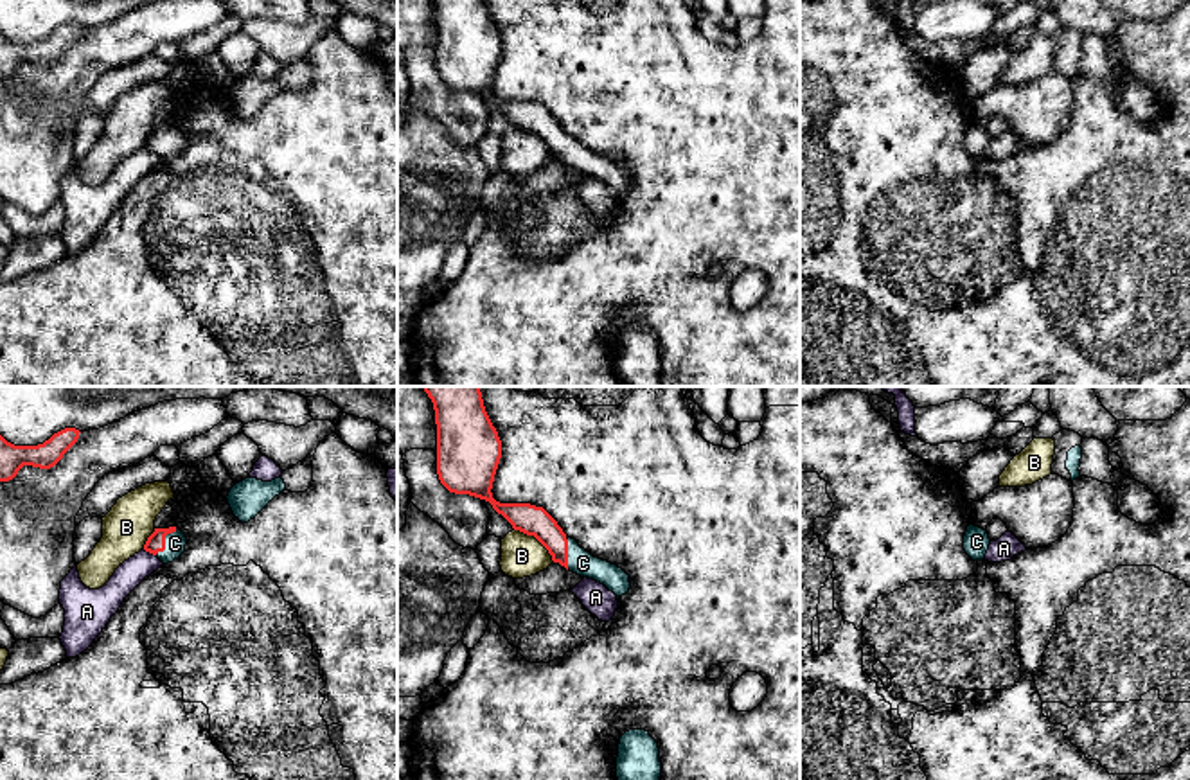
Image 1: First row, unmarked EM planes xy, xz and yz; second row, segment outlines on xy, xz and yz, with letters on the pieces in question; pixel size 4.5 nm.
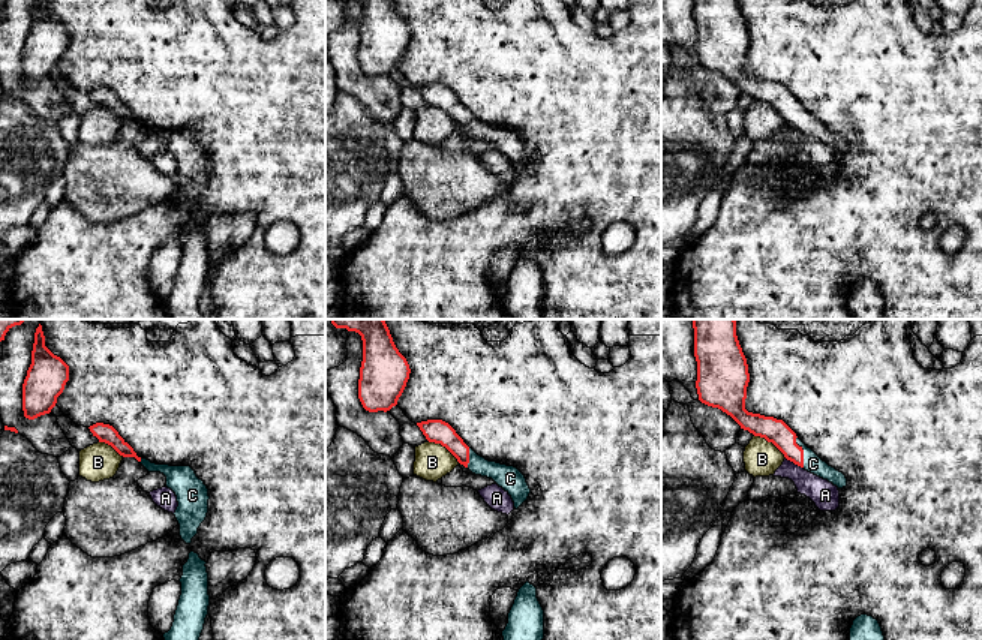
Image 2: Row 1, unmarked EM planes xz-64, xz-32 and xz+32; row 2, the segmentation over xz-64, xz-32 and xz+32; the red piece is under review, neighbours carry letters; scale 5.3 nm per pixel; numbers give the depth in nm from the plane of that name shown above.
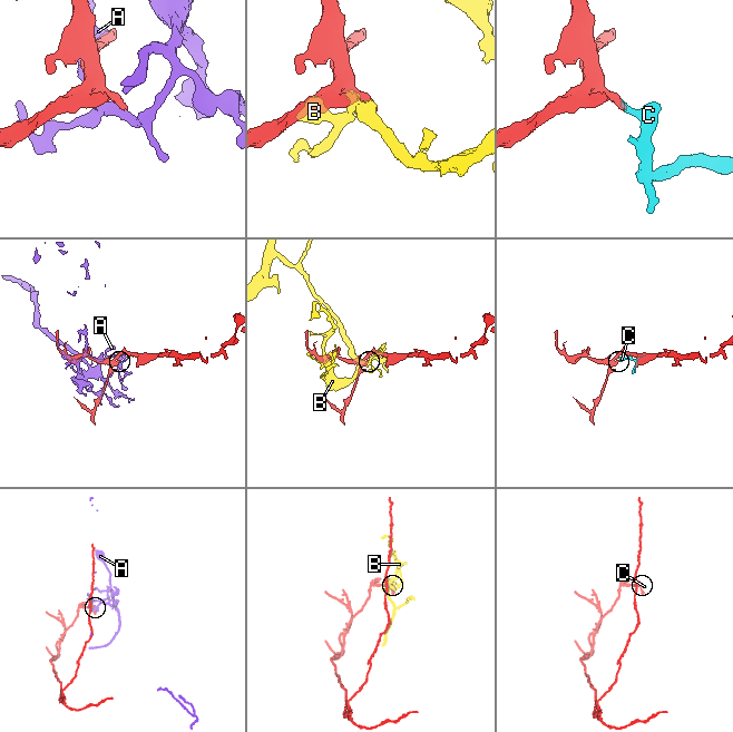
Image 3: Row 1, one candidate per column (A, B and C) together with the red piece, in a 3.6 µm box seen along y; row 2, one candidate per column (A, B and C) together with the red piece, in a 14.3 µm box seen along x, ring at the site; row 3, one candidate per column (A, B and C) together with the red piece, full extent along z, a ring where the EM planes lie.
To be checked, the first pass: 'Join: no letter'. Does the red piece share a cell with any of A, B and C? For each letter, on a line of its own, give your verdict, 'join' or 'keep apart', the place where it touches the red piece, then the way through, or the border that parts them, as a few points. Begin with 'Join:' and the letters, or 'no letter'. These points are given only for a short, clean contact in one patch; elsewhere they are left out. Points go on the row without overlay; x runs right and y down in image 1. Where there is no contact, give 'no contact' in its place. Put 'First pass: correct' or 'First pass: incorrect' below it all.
Join: C
A: keep apart | xy (150, 150)
B: keep apart | xz (536, 135)
C: join | xy (164, 139) | across xy (155, 141), (164, 139), (175, 141)
First pass: incorrect

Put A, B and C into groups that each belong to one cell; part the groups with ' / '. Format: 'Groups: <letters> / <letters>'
Groups: A / B / C

